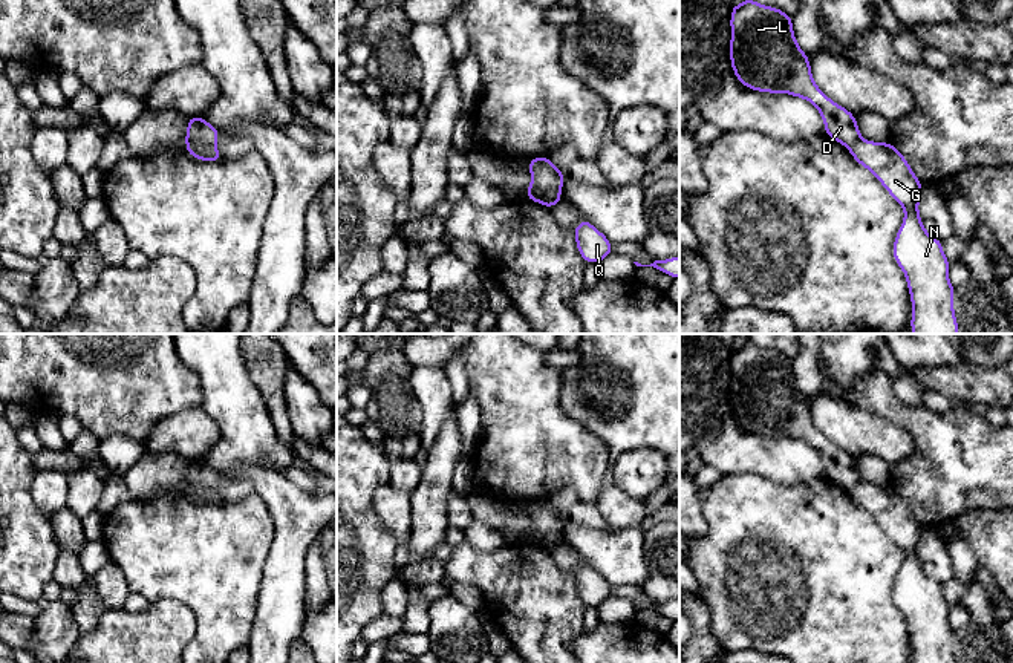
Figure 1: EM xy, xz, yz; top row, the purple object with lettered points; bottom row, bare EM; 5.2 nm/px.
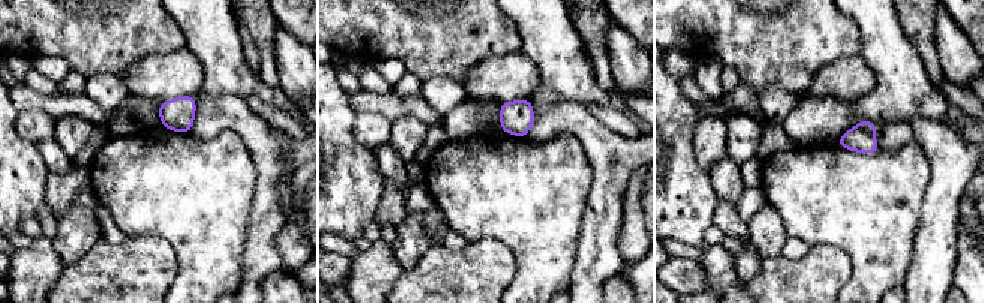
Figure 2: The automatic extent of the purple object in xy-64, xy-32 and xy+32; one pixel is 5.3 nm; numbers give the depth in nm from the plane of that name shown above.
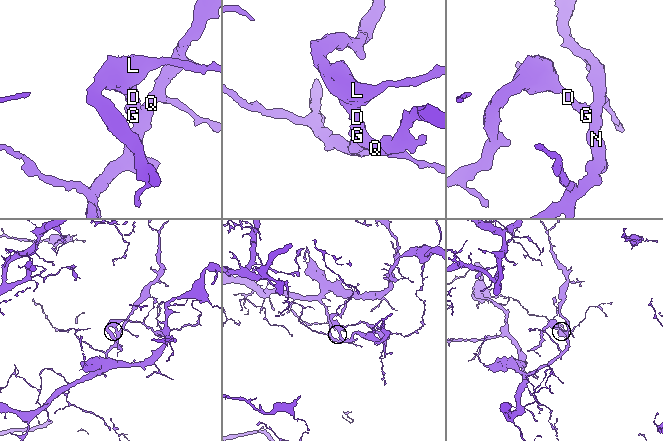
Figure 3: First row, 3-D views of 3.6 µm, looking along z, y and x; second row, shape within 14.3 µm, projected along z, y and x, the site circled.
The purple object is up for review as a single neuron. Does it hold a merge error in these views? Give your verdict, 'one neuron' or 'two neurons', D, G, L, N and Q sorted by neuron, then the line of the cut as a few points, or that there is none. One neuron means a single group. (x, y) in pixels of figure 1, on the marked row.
two neurons | D L / G N Q | xy (213, 144), (185, 146)

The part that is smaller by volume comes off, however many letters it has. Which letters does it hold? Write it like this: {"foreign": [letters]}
{"foreign": ["D", "L"]}

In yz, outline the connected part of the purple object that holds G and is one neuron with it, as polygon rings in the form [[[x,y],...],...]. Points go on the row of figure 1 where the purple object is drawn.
[[[860,139],[849,152],[904,210],[892,256],[906,276],[912,334],[959,334],[955,286],[949,280],[950,260],[943,253],[943,240],[926,231],[918,211],[923,182],[891,141]]]

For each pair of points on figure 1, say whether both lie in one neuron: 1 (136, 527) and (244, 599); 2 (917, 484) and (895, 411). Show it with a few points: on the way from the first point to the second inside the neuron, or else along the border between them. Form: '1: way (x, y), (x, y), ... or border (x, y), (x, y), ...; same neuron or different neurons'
1: way (162, 545), (198, 555), (218, 574); same neuron
2: way (925, 466), (925, 437), (914, 426); same neuron

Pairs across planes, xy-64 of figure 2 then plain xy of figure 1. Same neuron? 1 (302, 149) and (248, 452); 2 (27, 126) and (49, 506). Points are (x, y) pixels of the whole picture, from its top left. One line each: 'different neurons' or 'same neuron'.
1: different neurons
2: same neuron

